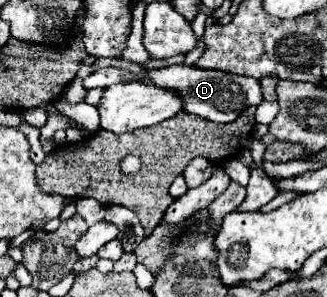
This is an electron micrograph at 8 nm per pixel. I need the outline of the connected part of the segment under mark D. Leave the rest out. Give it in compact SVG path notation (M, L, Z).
M177 64L177 66L165 66L159 70L147 70L147 72L137 72L137 74L131 74L127 70L119 70L119 72L121 72L119 74L121 82L149 82L151 86L177 90L177 94L183 96L183 102L185 102L183 110L187 114L195 114L219 124L233 122L247 106L257 106L263 100L259 80L249 78L249 76L227 74L219 70L203 70L197 66Z

